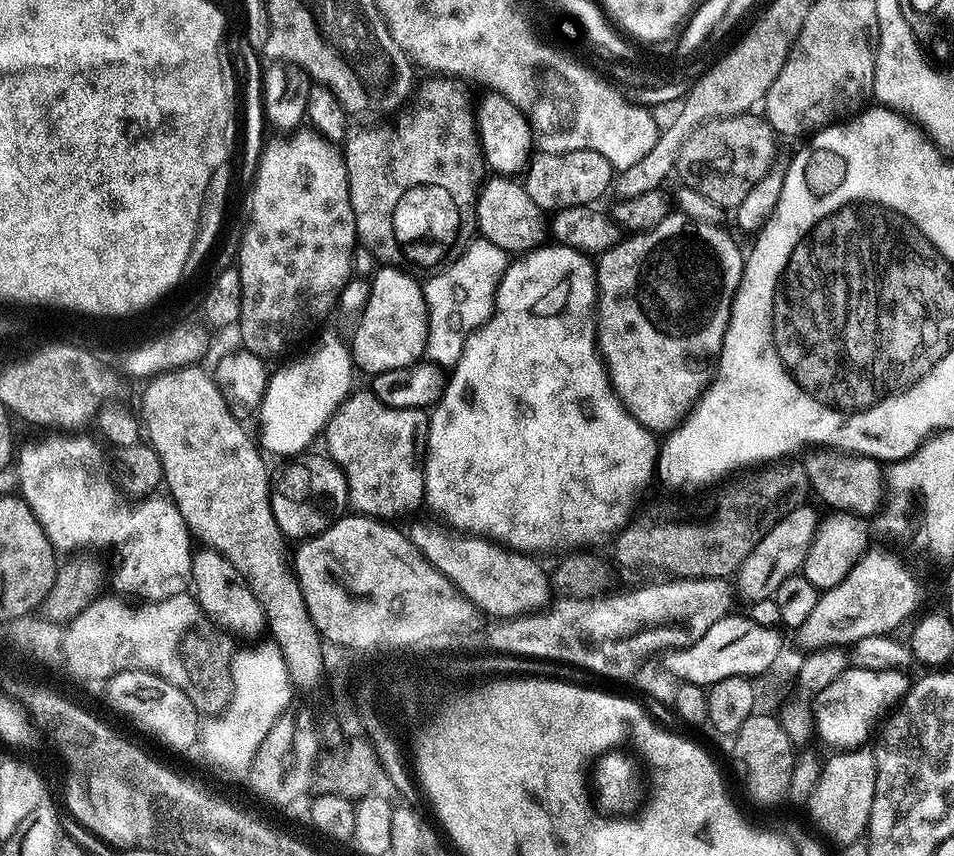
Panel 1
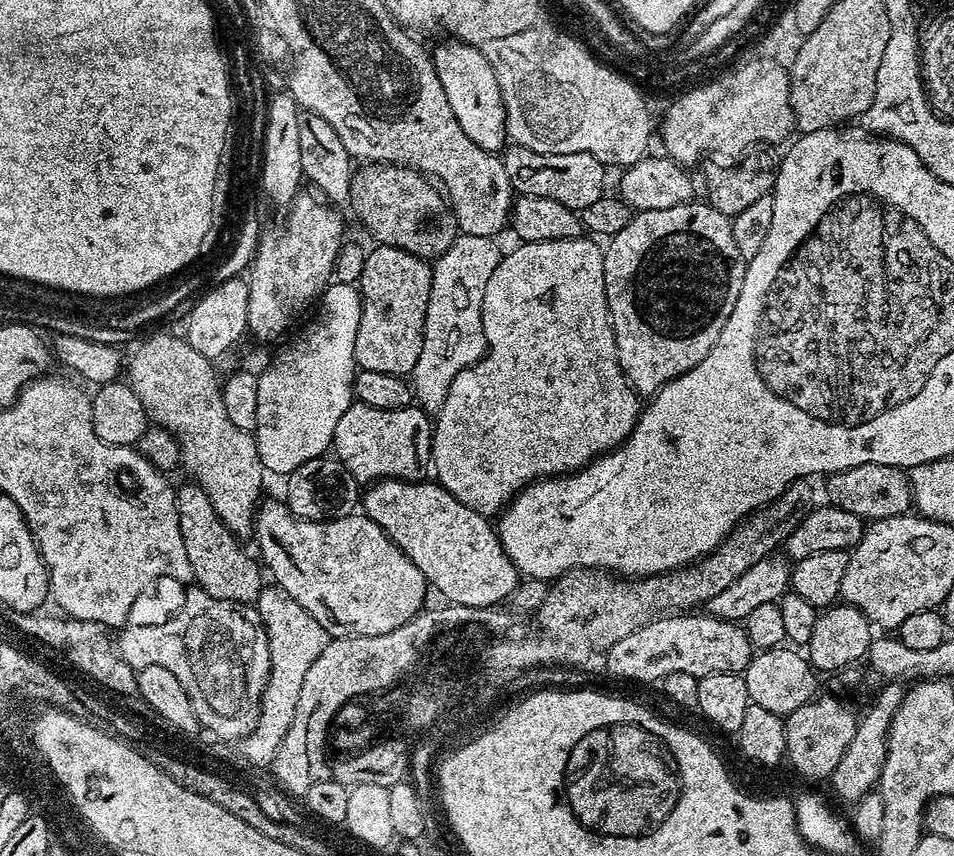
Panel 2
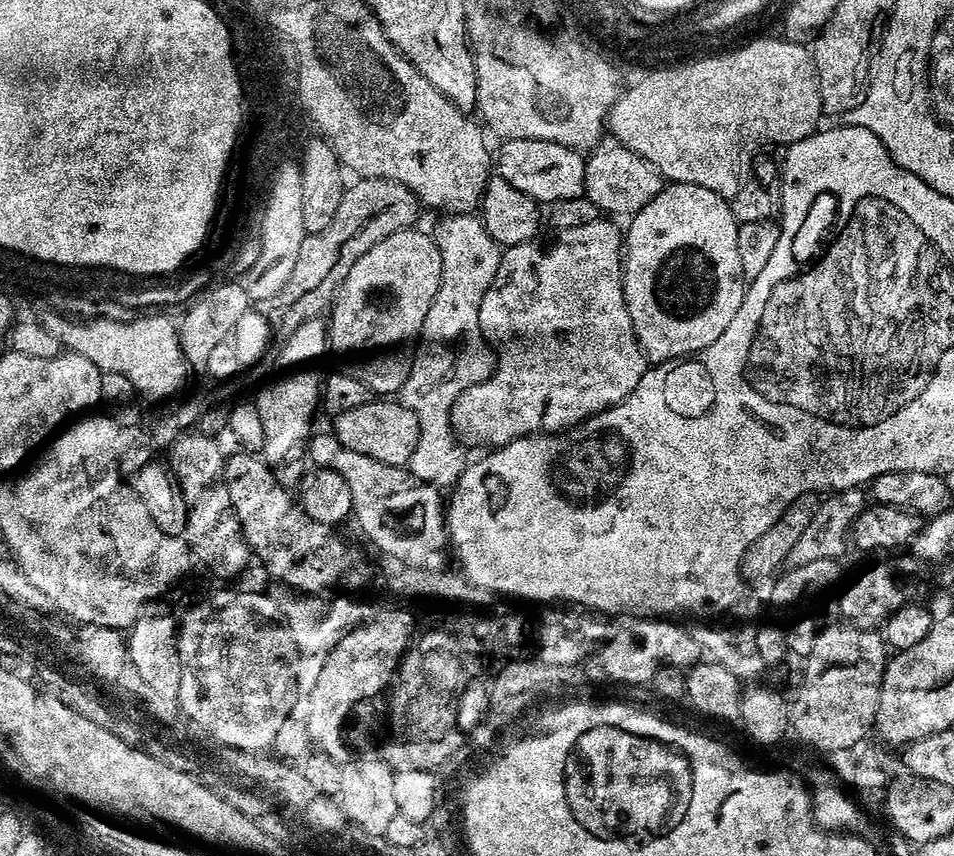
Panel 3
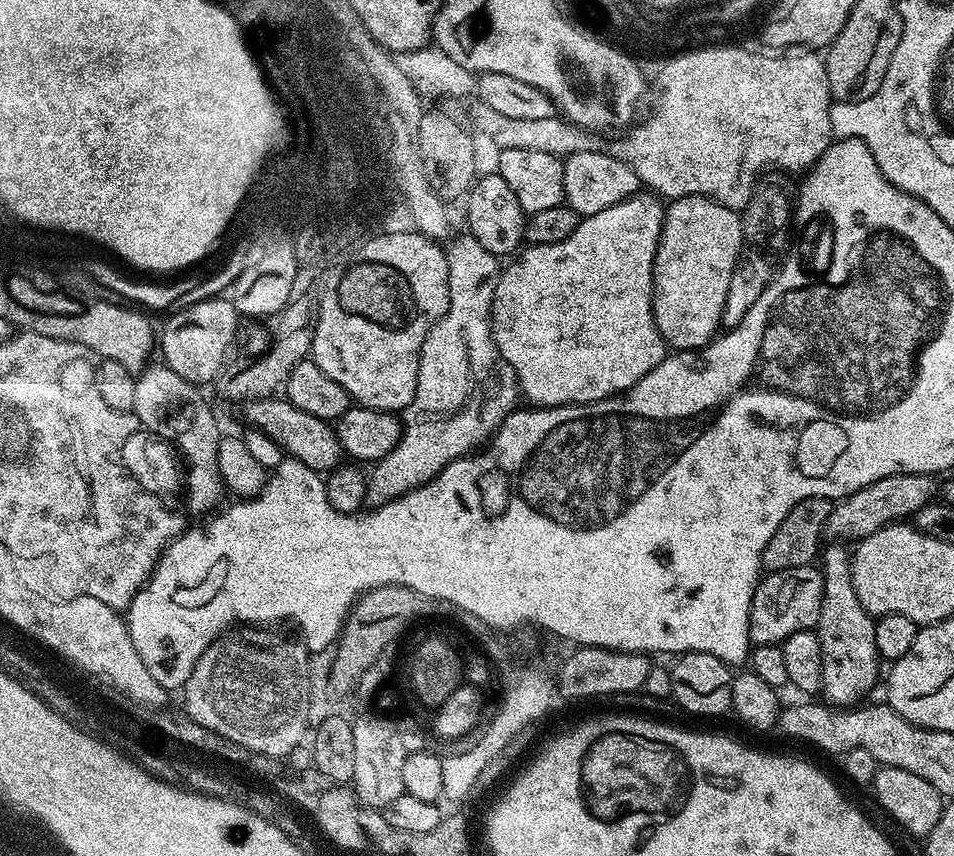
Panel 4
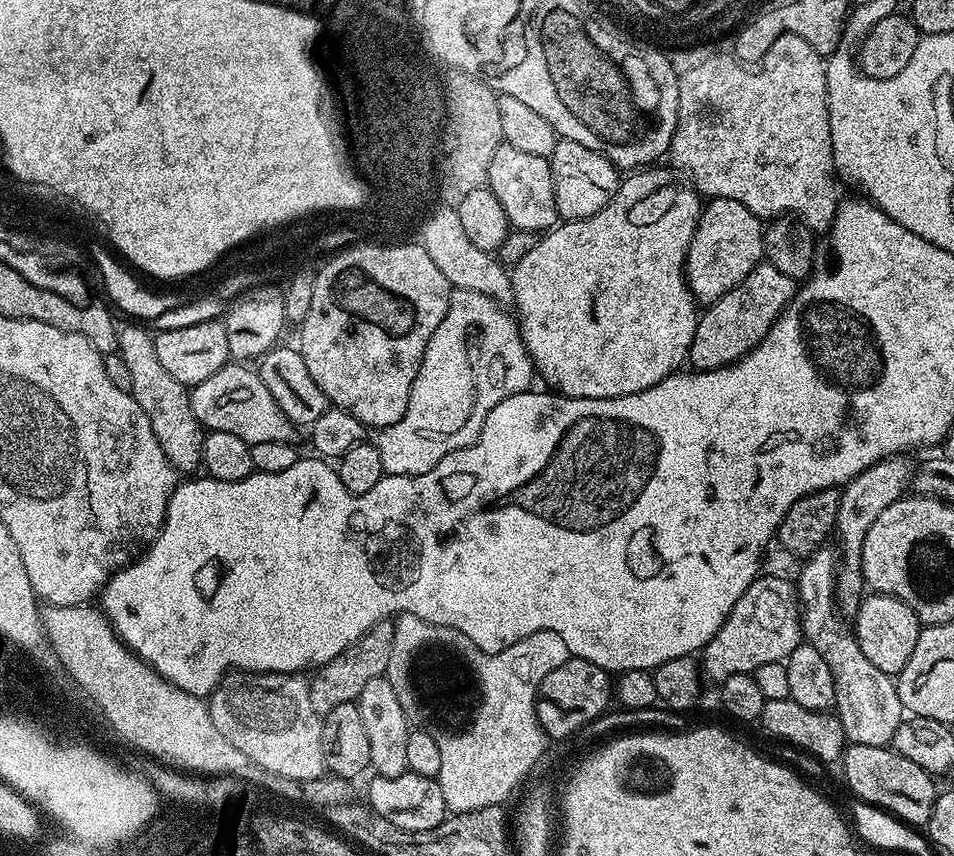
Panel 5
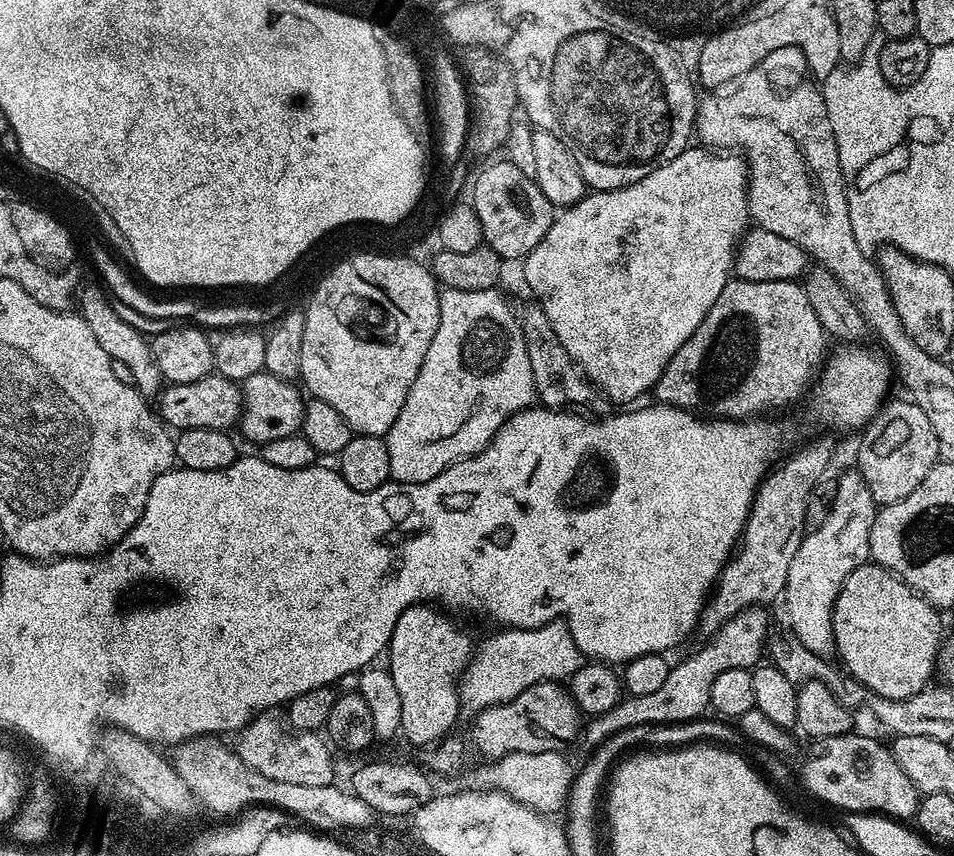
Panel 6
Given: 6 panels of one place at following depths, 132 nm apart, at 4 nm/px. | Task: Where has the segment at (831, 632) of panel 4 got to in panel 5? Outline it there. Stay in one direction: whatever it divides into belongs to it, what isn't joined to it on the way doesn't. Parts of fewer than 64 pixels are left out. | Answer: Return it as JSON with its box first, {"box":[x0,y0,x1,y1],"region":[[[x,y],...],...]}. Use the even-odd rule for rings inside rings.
{"box":[834,454,914,617],"region":[[[904,454],[885,456],[877,464],[870,465],[862,474],[843,485],[838,502],[838,518],[834,529],[835,539],[840,539],[838,547],[838,567],[836,570],[836,606],[845,617],[855,617],[860,602],[866,595],[864,575],[860,569],[862,542],[869,532],[870,526],[878,519],[878,514],[886,510],[895,500],[901,499],[909,489],[914,464]]]}

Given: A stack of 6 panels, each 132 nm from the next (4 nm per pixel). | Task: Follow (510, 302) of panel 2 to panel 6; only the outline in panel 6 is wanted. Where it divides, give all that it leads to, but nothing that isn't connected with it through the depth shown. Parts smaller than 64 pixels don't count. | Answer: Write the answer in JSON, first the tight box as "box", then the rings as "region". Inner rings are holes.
{"box":[523,146,750,406],"region":[[[689,146],[670,162],[658,166],[658,170],[646,174],[646,178],[609,192],[593,191],[591,194],[585,194],[577,204],[569,204],[561,212],[564,213],[561,216],[559,213],[553,219],[550,230],[546,230],[546,238],[542,238],[542,242],[538,242],[536,249],[523,261],[524,280],[532,287],[532,292],[536,295],[533,297],[546,310],[546,318],[550,318],[550,326],[554,326],[558,342],[566,346],[566,354],[570,354],[572,361],[599,391],[601,388],[610,399],[617,400],[620,406],[631,405],[636,402],[631,400],[638,399],[643,392],[651,393],[655,389],[658,378],[662,370],[666,370],[670,358],[674,358],[674,354],[684,345],[686,338],[690,338],[690,334],[698,330],[702,318],[706,318],[710,306],[714,306],[718,294],[722,294],[722,290],[728,285],[730,273],[734,268],[736,245],[739,244],[750,220],[746,165],[739,155],[725,154],[723,151],[703,146]]]}

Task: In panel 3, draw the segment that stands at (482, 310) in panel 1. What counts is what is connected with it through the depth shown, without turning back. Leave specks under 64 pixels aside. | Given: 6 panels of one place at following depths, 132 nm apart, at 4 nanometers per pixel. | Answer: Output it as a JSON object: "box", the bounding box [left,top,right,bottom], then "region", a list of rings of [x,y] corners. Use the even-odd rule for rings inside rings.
{"box":[398,214,502,490],"region":[[[448,214],[441,220],[444,221],[434,231],[434,239],[442,254],[442,282],[418,337],[420,349],[416,352],[416,361],[411,361],[408,381],[398,396],[407,408],[418,414],[420,423],[420,438],[407,462],[408,471],[422,482],[448,490],[466,467],[464,452],[456,445],[458,436],[452,426],[452,408],[468,388],[486,382],[496,370],[494,349],[482,334],[478,310],[486,290],[490,290],[490,282],[494,282],[494,274],[498,274],[502,249],[490,238],[479,215]]]}

